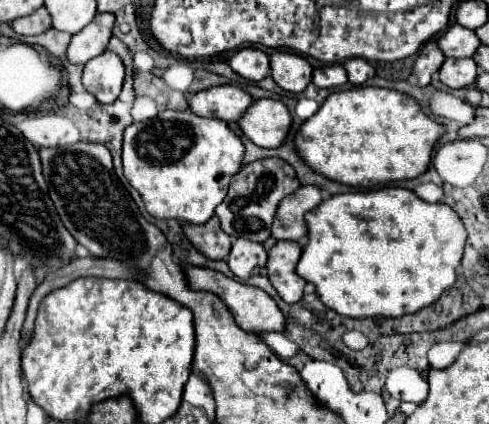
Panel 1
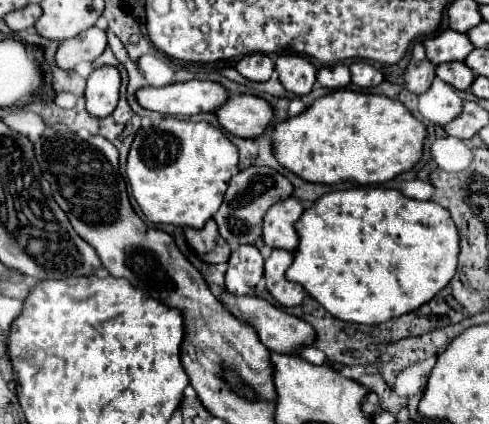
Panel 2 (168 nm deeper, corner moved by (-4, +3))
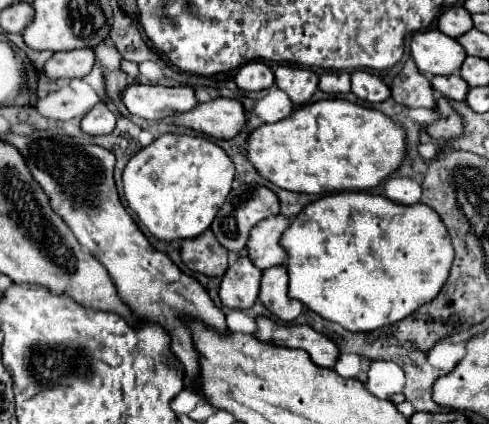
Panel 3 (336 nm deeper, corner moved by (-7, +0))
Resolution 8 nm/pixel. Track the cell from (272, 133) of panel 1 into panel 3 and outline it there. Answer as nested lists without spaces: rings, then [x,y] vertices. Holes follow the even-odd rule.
[[[212,99],[208,103],[200,103],[184,115],[172,117],[172,121],[216,139],[234,139],[244,129],[248,117],[238,99]]]

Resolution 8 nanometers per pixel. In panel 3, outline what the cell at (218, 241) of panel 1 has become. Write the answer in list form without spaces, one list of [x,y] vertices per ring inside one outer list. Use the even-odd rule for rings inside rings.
[[[210,229],[196,239],[184,239],[180,253],[182,261],[192,271],[204,273],[208,277],[222,277],[228,269],[228,251],[220,247]]]

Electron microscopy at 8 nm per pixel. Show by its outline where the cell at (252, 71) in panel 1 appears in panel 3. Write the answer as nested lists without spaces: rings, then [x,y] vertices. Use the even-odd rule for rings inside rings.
[[[252,61],[240,67],[236,73],[236,85],[242,91],[262,91],[270,89],[274,85],[274,73],[272,69],[262,61]]]

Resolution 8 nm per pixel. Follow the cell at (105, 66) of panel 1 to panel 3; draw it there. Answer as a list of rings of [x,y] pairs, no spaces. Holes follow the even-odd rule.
[[[104,101],[92,107],[82,119],[82,131],[88,135],[108,135],[116,125],[116,115],[108,109]]]

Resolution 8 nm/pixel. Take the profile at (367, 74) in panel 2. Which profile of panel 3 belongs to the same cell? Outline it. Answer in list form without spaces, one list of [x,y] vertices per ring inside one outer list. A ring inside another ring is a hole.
[[[358,69],[358,71],[352,71],[352,93],[362,101],[380,103],[380,101],[388,99],[390,89],[374,73]]]

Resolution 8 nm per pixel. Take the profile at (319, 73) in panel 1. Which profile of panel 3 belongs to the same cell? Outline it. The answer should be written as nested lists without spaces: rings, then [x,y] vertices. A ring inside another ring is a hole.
[[[332,71],[320,77],[318,85],[324,93],[348,93],[350,91],[350,73],[348,71]]]

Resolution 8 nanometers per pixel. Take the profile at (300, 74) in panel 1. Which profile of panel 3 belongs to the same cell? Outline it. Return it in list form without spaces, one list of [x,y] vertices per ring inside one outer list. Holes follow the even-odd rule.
[[[278,65],[274,75],[276,75],[276,85],[292,99],[296,107],[308,103],[318,87],[318,75],[306,67]]]

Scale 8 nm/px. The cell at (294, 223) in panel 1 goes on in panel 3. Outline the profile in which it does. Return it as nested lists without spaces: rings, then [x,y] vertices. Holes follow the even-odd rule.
[[[276,215],[256,223],[248,241],[248,257],[252,263],[256,263],[256,267],[268,269],[274,265],[284,265],[288,261],[286,249],[280,245],[280,237],[288,225],[290,217],[286,215]]]

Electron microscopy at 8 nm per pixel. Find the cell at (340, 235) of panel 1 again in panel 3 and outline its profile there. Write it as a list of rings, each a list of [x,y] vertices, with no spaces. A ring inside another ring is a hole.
[[[364,191],[330,193],[306,205],[284,231],[280,243],[288,253],[288,295],[348,331],[376,331],[430,303],[446,283],[454,261],[450,235],[432,207],[424,203],[400,205],[384,195]]]

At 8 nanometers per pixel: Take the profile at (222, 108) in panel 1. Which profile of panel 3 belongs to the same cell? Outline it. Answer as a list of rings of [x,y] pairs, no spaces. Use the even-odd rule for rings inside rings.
[[[132,85],[122,93],[126,109],[142,119],[170,119],[174,115],[192,111],[200,101],[188,85],[164,87],[164,85]]]

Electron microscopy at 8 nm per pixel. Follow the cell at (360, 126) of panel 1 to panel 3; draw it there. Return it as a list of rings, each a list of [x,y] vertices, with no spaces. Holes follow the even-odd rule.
[[[346,99],[296,107],[290,117],[250,133],[248,159],[274,185],[298,193],[366,191],[386,181],[406,159],[406,129],[378,109]]]

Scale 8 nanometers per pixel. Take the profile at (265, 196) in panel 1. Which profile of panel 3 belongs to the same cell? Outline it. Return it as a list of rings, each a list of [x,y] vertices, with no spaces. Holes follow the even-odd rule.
[[[240,185],[240,187],[230,191],[224,207],[216,213],[216,219],[212,221],[212,233],[216,235],[216,239],[220,241],[222,247],[226,247],[232,253],[240,253],[246,247],[246,243],[248,243],[250,229],[258,221],[280,213],[280,205],[278,203],[280,201],[278,201],[276,193],[272,189],[268,189],[268,187],[262,187],[262,185]]]

